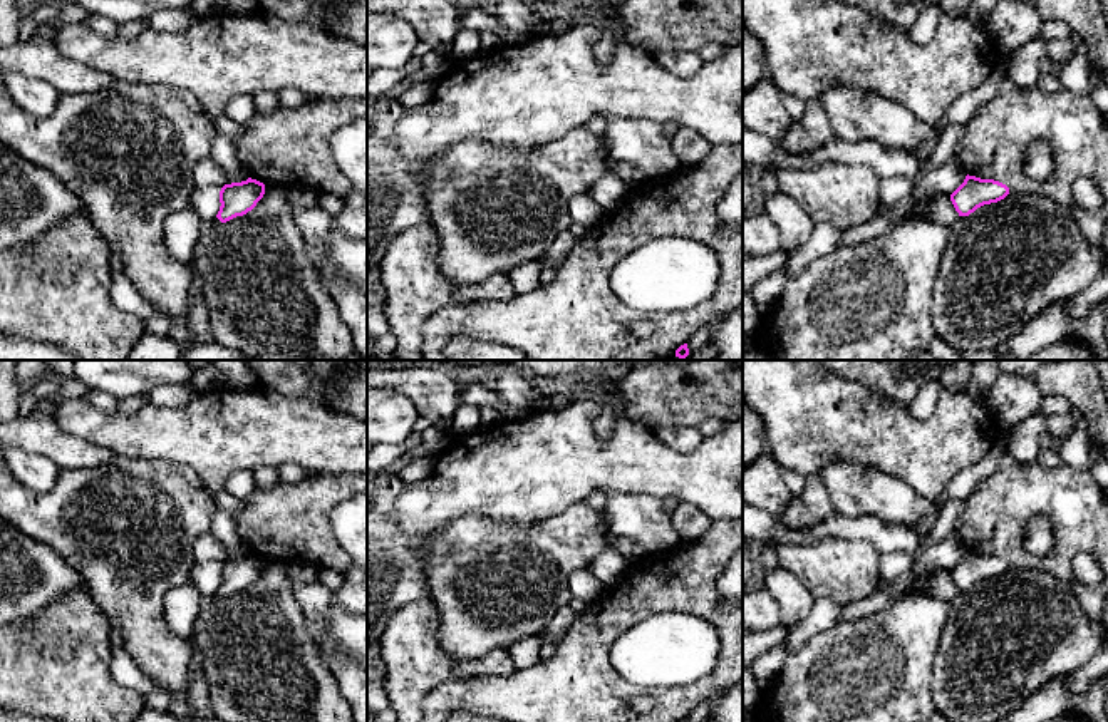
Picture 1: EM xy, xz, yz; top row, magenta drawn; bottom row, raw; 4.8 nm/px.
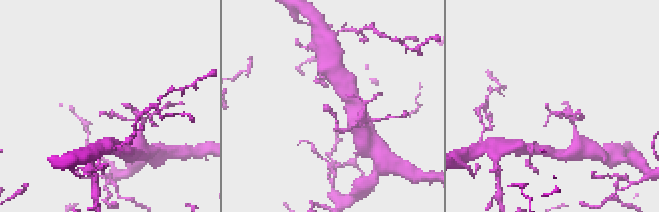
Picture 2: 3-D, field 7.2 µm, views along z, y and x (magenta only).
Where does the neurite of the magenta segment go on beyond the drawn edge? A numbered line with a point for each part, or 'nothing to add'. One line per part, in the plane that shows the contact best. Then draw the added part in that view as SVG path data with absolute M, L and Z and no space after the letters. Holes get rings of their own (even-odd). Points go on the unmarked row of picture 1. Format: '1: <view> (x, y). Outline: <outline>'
nothing to add

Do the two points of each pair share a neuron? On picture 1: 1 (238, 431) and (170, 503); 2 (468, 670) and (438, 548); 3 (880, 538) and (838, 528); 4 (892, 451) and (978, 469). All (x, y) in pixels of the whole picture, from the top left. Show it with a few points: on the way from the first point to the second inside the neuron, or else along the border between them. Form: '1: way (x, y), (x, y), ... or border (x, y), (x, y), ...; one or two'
1: border (160, 459), (188, 464), (210, 496); two
2: border (436, 635), (455, 659), (478, 659), (505, 650); two
3: way (870, 528), (849, 528); one
4: border (994, 439), (978, 461), (951, 479), (941, 496); two

